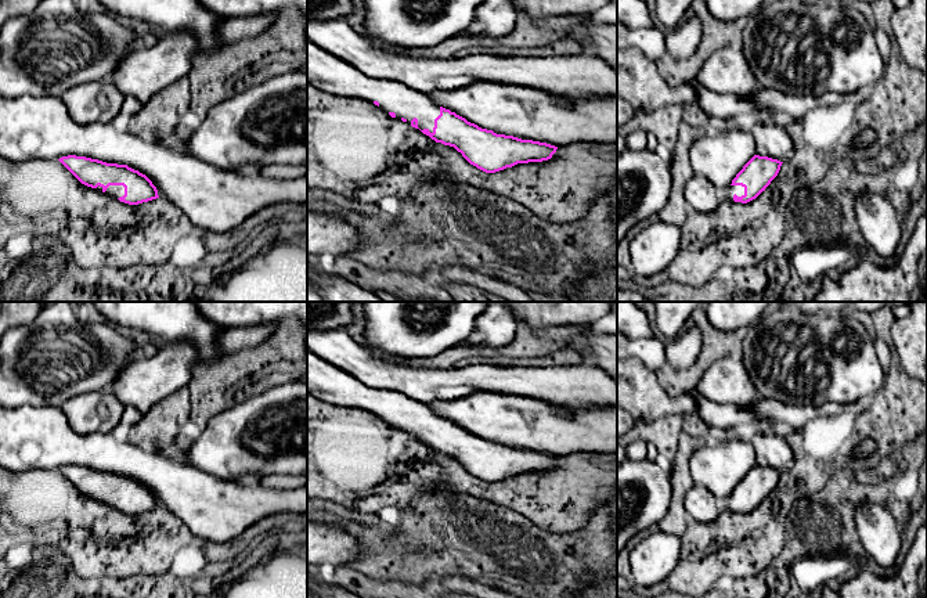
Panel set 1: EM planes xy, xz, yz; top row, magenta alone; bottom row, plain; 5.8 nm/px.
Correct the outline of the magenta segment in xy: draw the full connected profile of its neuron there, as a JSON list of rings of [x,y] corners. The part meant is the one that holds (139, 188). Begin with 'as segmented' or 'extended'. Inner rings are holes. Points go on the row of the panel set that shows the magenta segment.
extended; [[[86,156],[58,159],[82,184],[111,195],[120,202],[138,205],[159,198],[152,181],[127,165],[107,163]]]

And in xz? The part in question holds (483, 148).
extended; [[[309,39],[307,82],[333,96],[374,102],[392,118],[408,122],[436,143],[454,147],[470,165],[486,173],[495,173],[517,163],[548,161],[558,150],[547,143],[481,129],[440,107],[428,94],[394,80],[367,76]]]

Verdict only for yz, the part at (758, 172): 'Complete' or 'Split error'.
Split error

